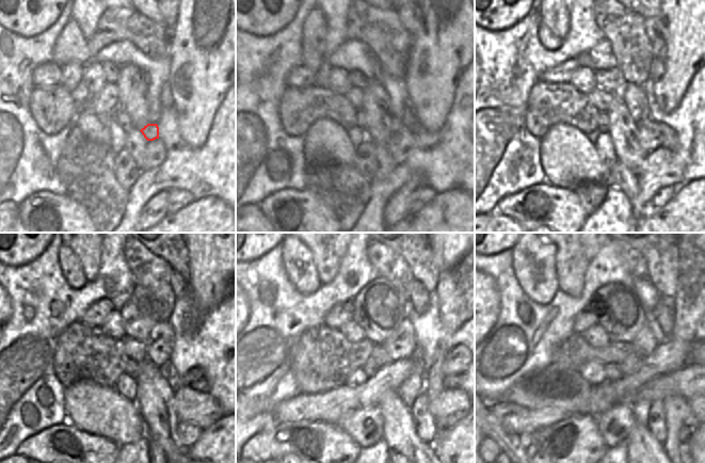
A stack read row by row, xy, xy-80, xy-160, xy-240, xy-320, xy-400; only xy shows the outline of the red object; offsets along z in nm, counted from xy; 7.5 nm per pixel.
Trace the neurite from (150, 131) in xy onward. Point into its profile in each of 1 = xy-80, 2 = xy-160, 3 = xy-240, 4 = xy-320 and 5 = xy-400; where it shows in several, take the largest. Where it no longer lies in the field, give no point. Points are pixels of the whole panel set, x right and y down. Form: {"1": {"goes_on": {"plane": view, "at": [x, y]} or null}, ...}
{"1": {"goes_on": {"plane": "xy-80", "at": [397, 123]}}, "2": {"goes_on": {"plane": "xy-160", "at": [634, 96]}}, "3": {"goes_on": {"plane": "xy-240", "at": [159, 345]}}, "4": {"goes_on": {"plane": "xy-320", "at": [402, 345]}}, "5": {"goes_on": {"plane": "xy-400", "at": [644, 344]}}}

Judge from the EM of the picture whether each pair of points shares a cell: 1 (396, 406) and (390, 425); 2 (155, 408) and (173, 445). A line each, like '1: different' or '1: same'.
1: same
2: same

